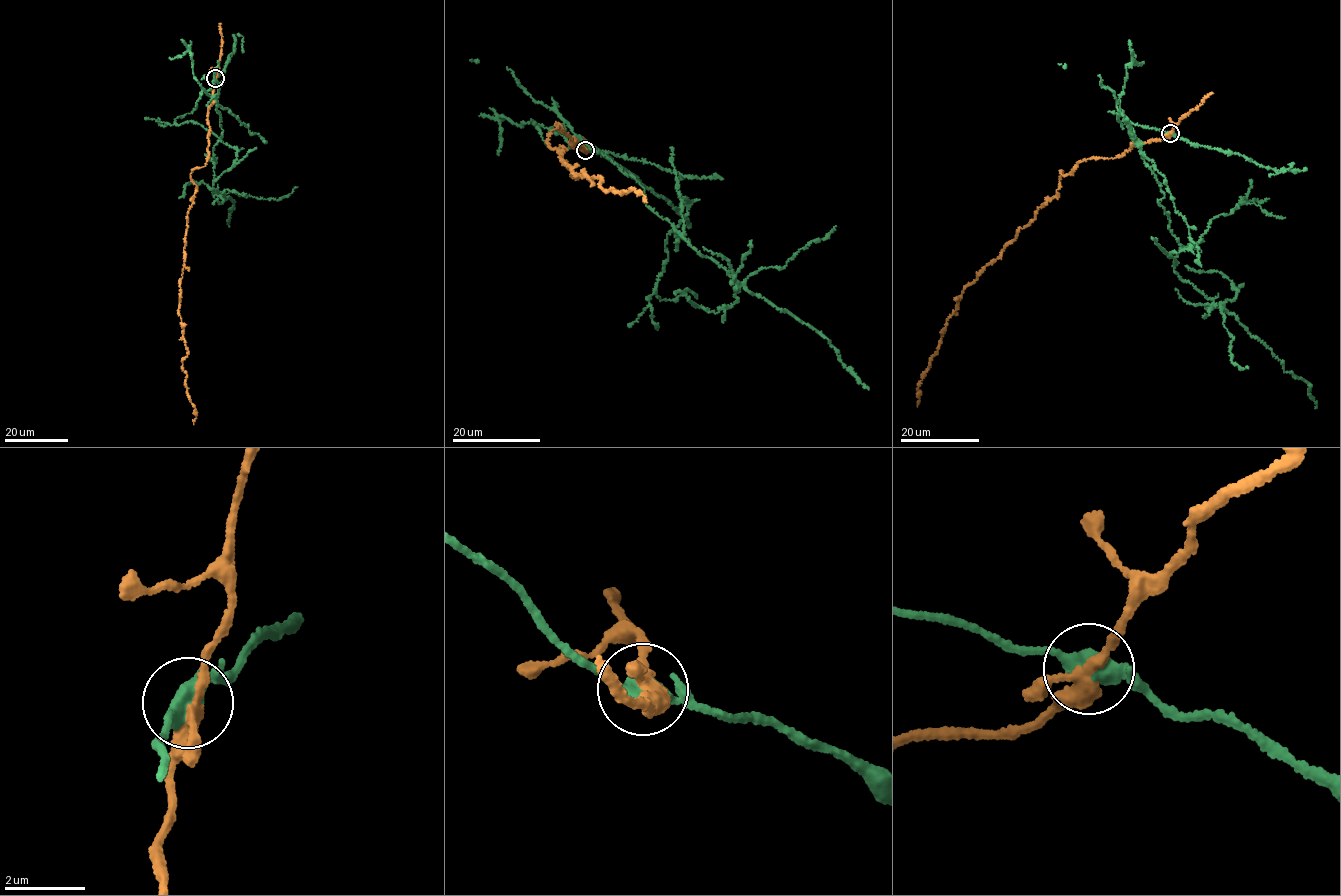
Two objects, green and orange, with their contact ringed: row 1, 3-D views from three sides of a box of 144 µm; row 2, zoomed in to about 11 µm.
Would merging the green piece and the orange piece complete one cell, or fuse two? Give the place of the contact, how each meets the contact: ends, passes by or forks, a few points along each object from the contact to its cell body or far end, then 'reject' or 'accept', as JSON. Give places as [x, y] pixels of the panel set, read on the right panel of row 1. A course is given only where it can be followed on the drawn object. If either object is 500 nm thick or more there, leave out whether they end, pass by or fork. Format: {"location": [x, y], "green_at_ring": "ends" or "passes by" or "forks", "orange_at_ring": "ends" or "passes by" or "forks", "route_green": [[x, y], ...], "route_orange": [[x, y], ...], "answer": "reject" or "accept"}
{"location": [1170, 133], "green_at_ring": "passes by", "orange_at_ring": "passes by", "route_green": [[1169, 134], [1127, 121], [1182, 246], [1173, 271], [1235, 315], [1284, 371], [1307, 382], [1315, 408]], "route_orange": [[1169, 134], [1061, 172], [1057, 196], [966, 287], [921, 381], [918, 406]], "answer": "reject"}

